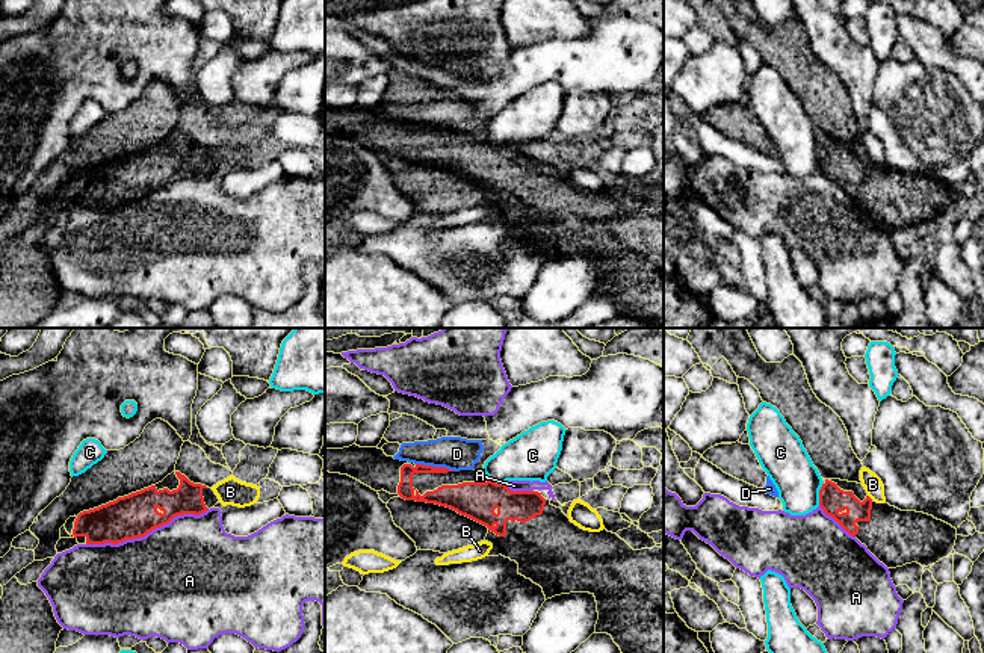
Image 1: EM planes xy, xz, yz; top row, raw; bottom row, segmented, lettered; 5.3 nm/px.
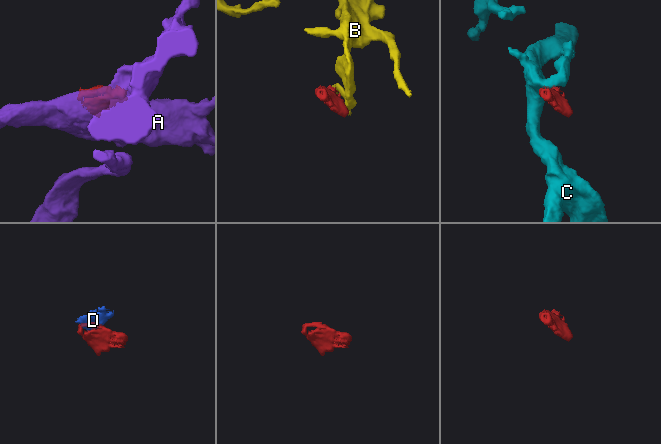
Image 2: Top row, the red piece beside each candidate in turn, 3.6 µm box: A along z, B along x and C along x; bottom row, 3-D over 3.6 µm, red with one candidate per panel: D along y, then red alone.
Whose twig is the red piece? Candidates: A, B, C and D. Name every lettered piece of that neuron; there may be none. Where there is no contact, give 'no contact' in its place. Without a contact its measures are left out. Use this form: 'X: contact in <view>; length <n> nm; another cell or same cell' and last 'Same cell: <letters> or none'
A: contact in xy; length 700 nm; another cell
B: contact in yz; length 40 nm; another cell
C: contact in yz; length 130 nm; another cell
D: contact in xz; length 220 nm; another cell
Same cell: none

